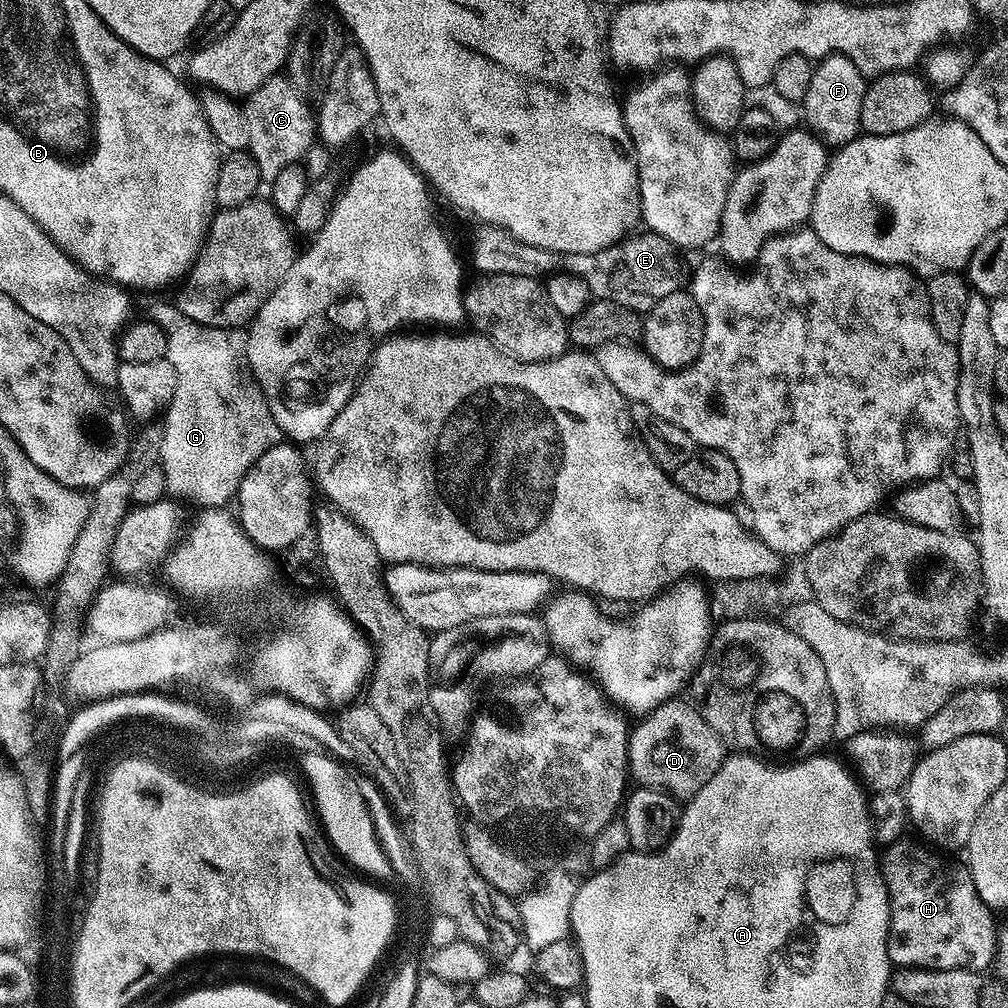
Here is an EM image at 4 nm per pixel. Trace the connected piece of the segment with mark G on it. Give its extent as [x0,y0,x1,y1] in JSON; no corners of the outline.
[146,302,284,508]

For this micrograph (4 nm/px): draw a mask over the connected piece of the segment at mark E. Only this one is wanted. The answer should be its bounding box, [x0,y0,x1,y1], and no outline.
[476,224,685,314]

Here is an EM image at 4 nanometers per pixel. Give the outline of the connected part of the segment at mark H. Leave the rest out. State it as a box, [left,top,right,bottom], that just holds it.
[878,839,998,972]

